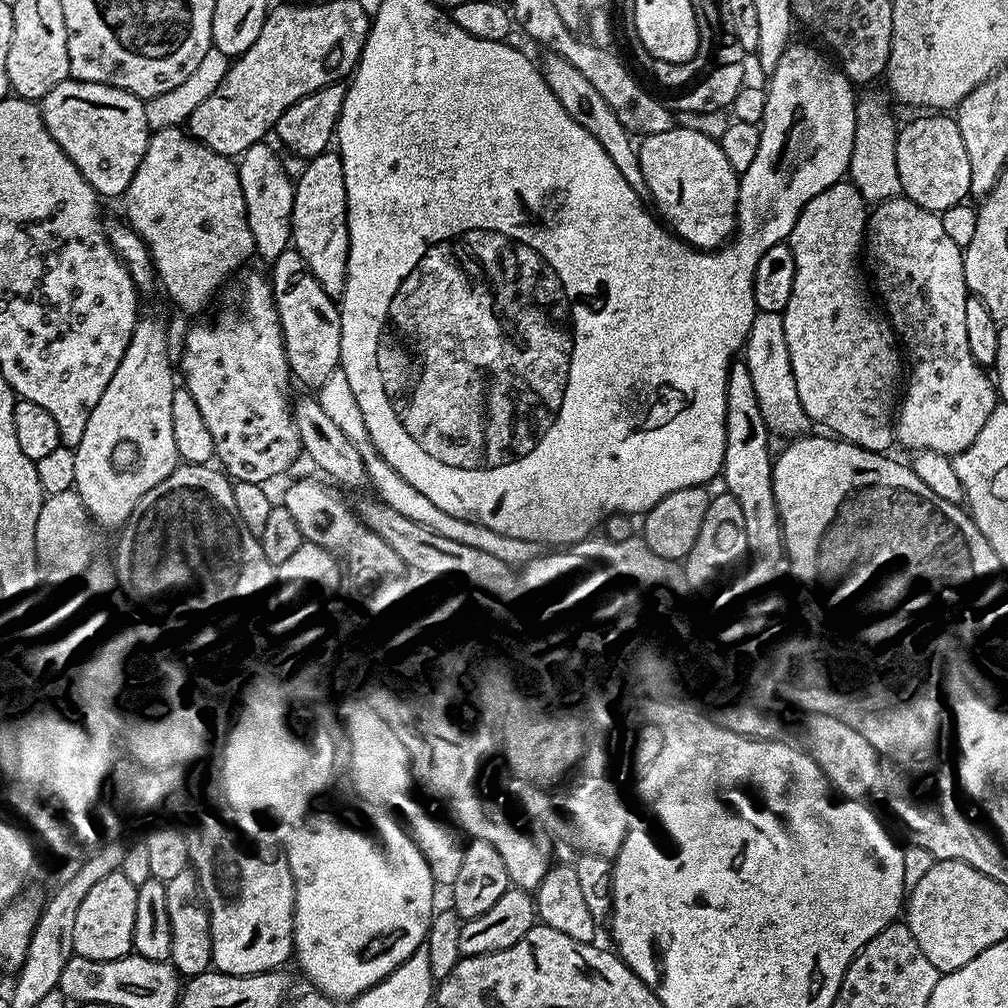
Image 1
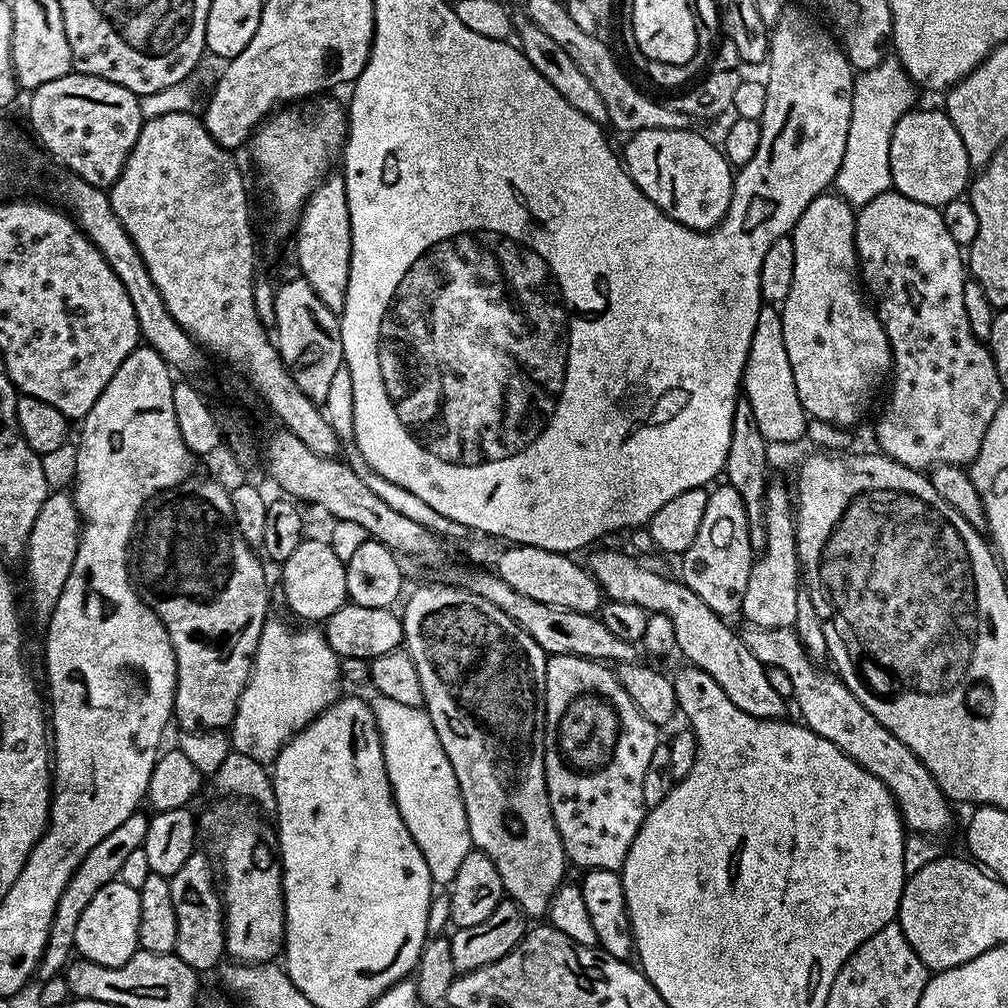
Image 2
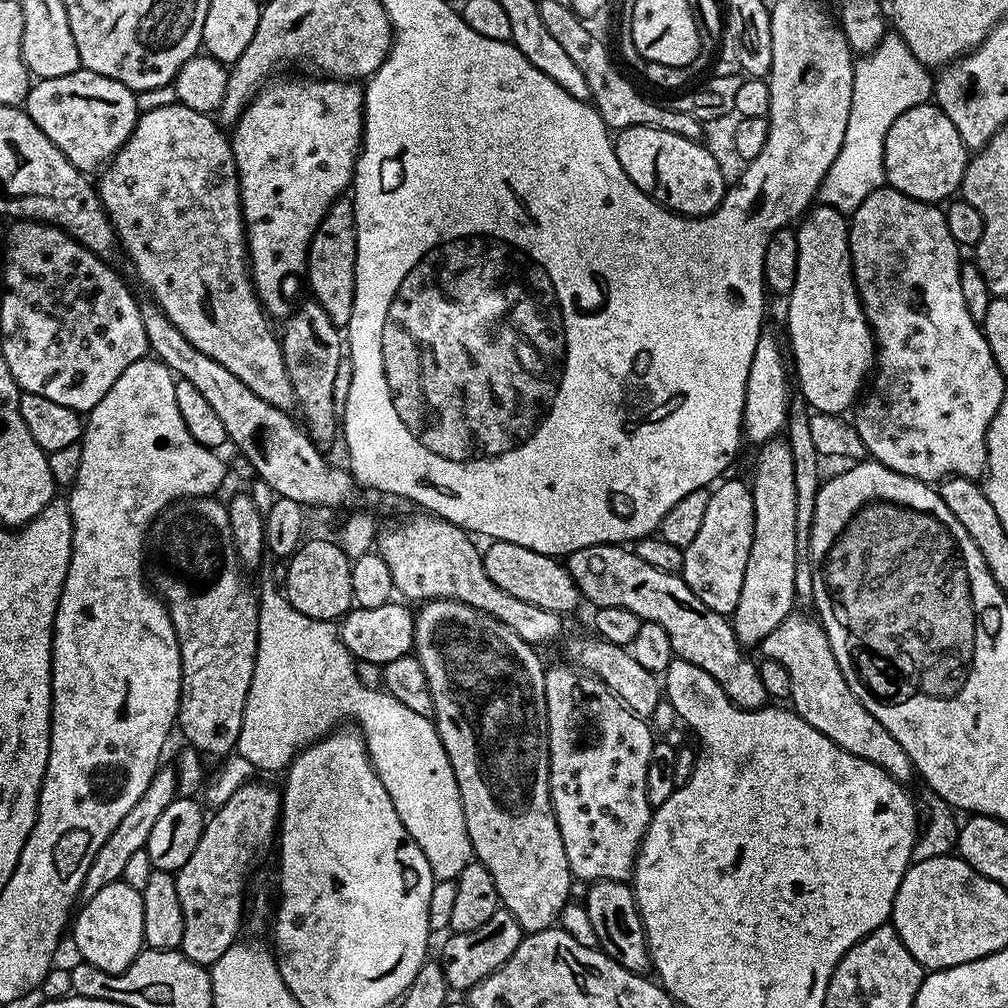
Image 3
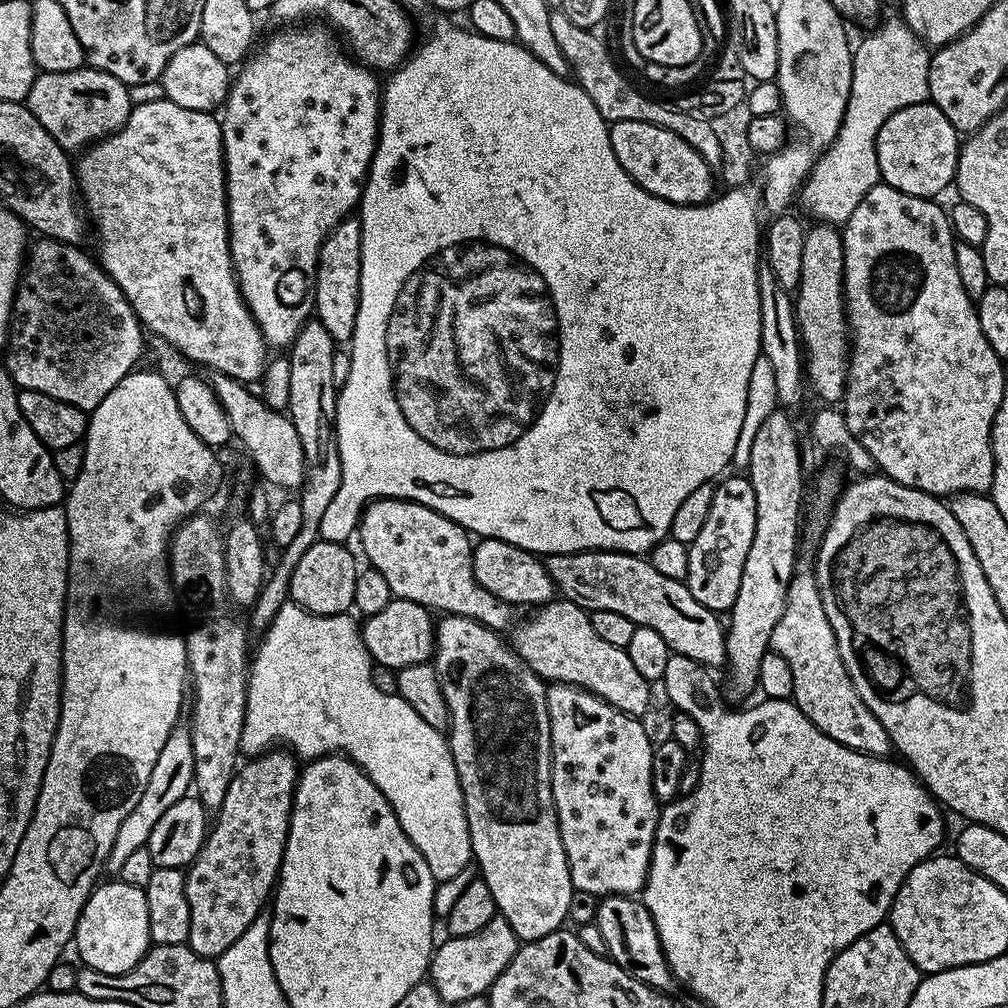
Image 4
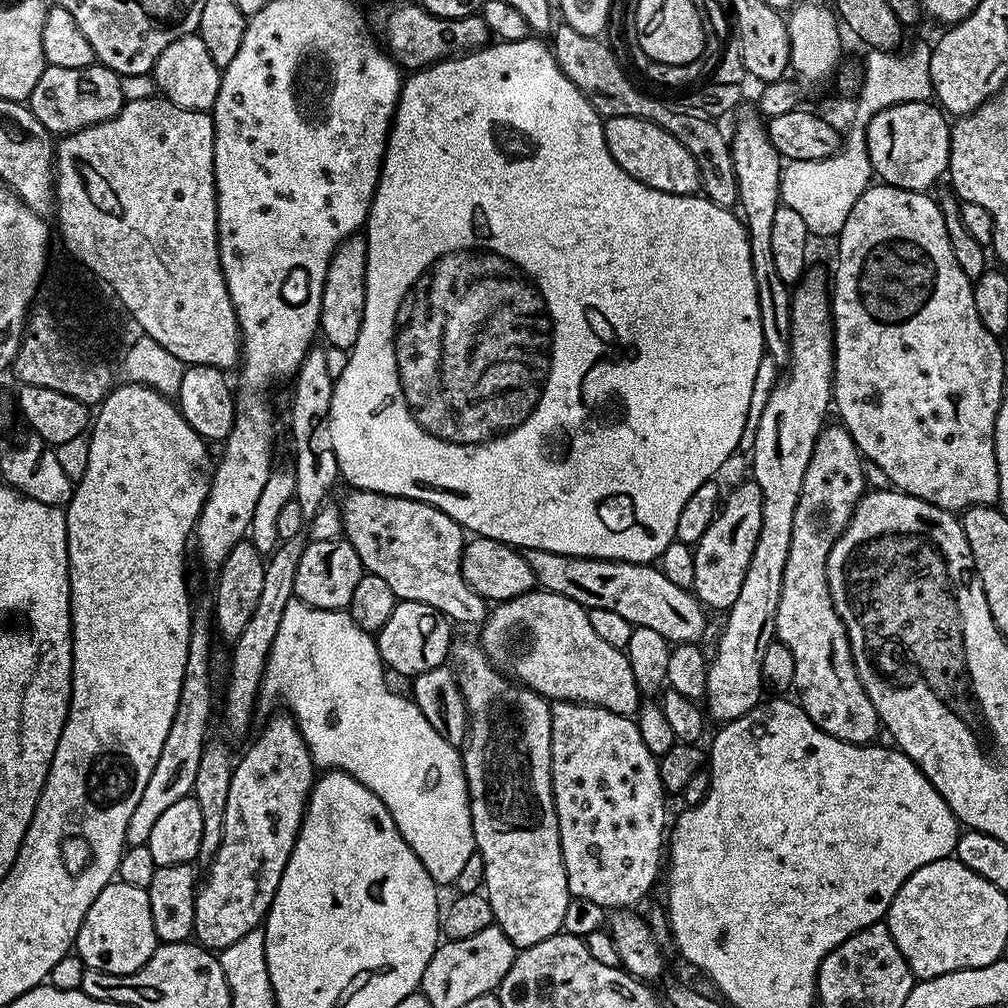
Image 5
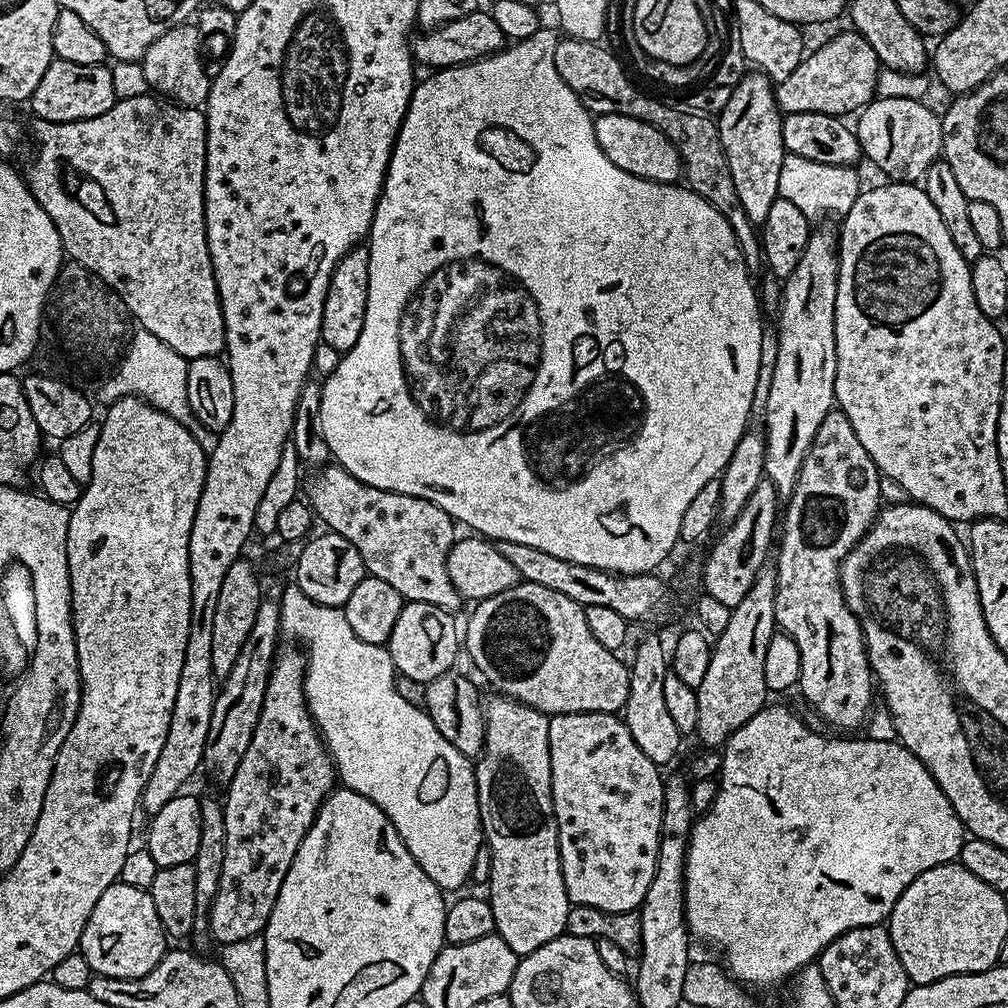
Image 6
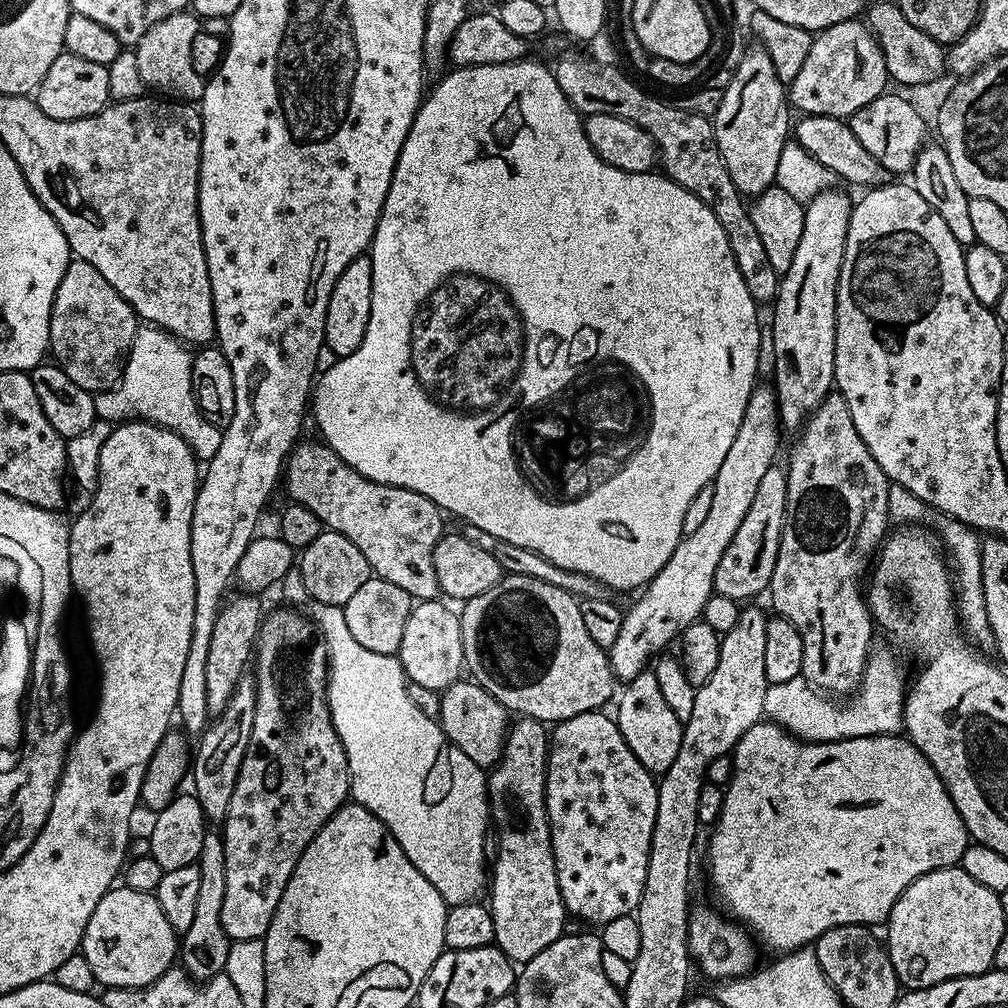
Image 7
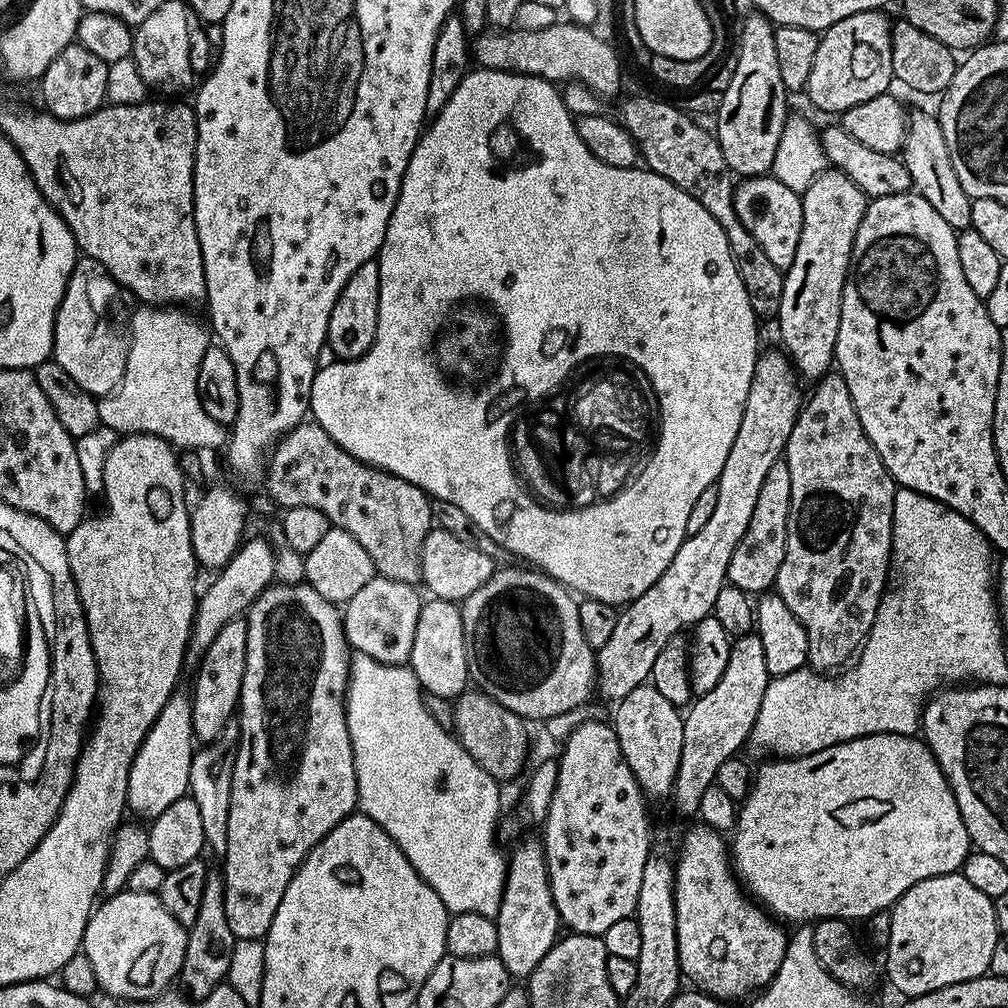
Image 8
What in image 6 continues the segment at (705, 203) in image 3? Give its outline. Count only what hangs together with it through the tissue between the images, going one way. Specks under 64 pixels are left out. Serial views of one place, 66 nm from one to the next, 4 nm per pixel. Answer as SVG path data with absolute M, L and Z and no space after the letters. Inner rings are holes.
M602 114L593 119L592 125L594 138L598 138L598 146L602 146L602 154L606 154L618 170L659 184L674 184L681 179L680 155L662 130L626 114Z

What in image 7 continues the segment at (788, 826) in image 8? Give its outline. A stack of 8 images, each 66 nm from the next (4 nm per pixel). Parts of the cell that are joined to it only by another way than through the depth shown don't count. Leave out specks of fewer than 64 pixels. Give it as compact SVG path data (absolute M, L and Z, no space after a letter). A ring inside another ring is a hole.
M761 722L754 725L750 730L746 730L746 734L742 734L742 738L736 743L734 751L731 753L733 762L733 772L730 781L724 788L724 805L720 811L720 817L716 819L714 827L711 829L712 837L708 840L708 880L712 883L712 888L716 891L716 896L720 899L719 907L730 913L731 919L739 922L761 945L764 944L768 948L773 948L776 954L787 954L803 949L805 946L811 945L822 934L826 934L826 930L830 930L834 926L846 926L847 924L866 924L876 926L876 923L887 921L890 910L894 906L894 902L898 902L898 898L906 890L906 886L913 884L922 874L930 874L939 868L951 868L959 865L963 858L965 850L970 845L970 837L966 826L962 822L962 818L958 814L958 810L954 806L954 802L950 798L950 794L946 790L946 786L942 782L942 778L938 778L938 774L934 770L934 766L930 766L930 762L926 758L926 754L922 754L922 750L918 750L918 746L914 746L912 741L900 734L890 736L859 736L858 738L850 738L849 740L826 740L823 742L805 742L781 728L780 725L771 722Z

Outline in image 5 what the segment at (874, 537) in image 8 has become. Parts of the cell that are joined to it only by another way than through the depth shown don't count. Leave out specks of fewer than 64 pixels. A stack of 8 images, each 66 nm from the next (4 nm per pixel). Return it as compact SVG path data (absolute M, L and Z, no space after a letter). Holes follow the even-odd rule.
M839 422L829 423L818 434L818 438L814 442L814 450L810 454L810 466L806 466L806 478L802 478L802 494L798 498L798 510L794 510L794 534L790 538L790 554L786 554L786 566L782 574L782 594L778 598L778 610L776 611L776 627L774 629L774 636L777 641L783 643L790 654L794 658L794 692L797 692L798 703L803 708L805 714L810 717L816 725L826 734L830 734L834 738L838 738L847 744L871 744L877 739L876 735L881 735L882 725L878 714L874 710L874 702L870 702L870 698L866 694L866 690L862 686L862 682L858 678L858 670L854 666L854 658L850 650L850 642L848 635L844 629L844 623L838 618L838 614L832 605L830 598L830 586L826 578L826 562L830 550L834 546L834 542L840 537L844 527L848 525L848 517L852 515L852 509L856 507L856 503L864 496L866 485L864 485L864 468L866 469L866 461L860 454L860 447L854 442L854 438L847 432L844 425Z

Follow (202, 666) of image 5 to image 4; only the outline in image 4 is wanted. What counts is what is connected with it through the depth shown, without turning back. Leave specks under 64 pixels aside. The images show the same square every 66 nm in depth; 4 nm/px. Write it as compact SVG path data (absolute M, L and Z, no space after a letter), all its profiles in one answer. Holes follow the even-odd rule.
M177 723L174 730L170 730L170 738L166 738L166 746L158 754L158 762L154 762L154 771L150 773L150 782L146 782L146 790L142 790L142 798L138 798L138 806L126 814L122 826L118 826L118 834L114 838L114 846L110 848L108 861L104 863L104 872L119 874L122 865L126 863L133 850L145 847L148 839L158 825L162 814L169 810L170 806L178 802L184 796L189 795L193 787L194 778L194 742L192 741L192 729L187 723Z

